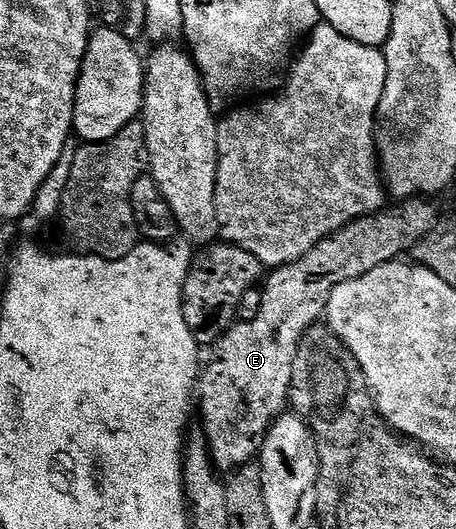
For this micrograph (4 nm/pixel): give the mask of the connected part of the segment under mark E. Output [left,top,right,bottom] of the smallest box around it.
[199,196,439,471]

